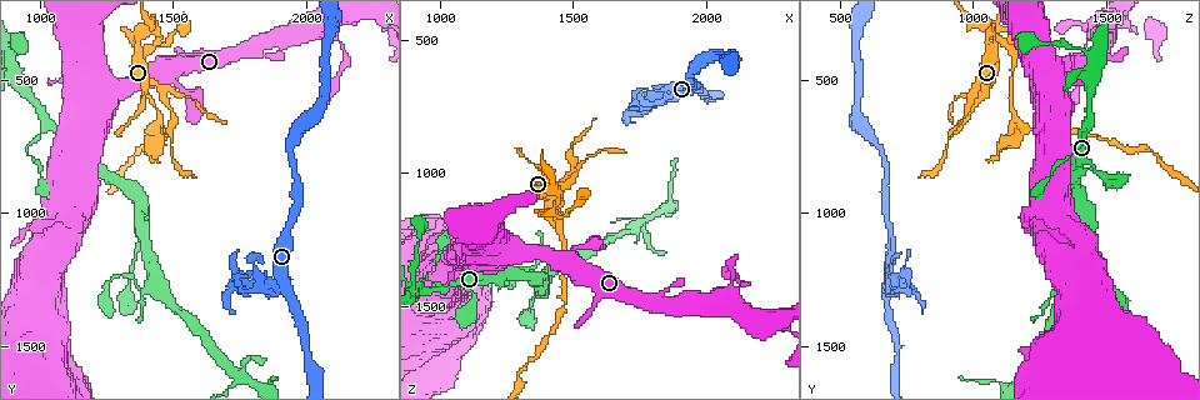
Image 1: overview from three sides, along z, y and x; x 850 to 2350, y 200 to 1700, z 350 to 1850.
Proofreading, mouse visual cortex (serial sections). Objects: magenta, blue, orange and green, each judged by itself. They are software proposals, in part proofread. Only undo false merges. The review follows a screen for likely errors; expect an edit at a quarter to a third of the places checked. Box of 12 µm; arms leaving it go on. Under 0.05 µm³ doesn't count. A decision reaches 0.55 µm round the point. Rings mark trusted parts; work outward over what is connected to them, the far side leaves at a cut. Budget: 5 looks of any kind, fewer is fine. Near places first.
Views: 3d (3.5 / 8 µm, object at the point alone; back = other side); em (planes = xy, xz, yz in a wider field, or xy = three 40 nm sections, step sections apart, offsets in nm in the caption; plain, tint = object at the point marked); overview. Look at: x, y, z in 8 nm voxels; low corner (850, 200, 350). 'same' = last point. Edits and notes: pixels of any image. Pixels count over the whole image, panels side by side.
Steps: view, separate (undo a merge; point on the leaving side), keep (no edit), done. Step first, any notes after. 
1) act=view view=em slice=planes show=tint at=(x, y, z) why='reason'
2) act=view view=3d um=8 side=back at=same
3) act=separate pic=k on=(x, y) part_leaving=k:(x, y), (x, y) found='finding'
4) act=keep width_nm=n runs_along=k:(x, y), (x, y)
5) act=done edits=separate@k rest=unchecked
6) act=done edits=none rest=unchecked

act=view view=3d um=3.5 at=(1410, 380, 1130) why='side arm on a straight run'

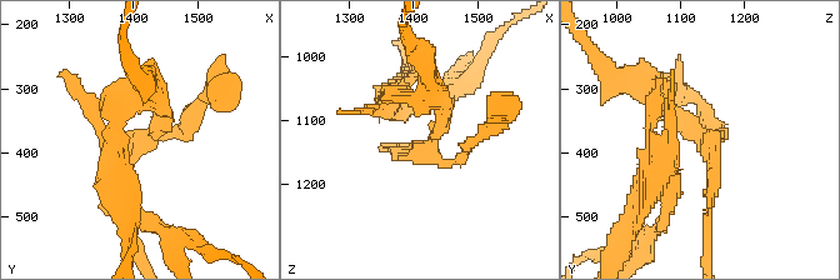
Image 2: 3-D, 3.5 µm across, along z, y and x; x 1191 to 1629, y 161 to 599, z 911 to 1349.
act=view view=em slice=xy step=2 show=tint at=(1420, 375, 1135) arms=3 arm_widths_nm=200,200,250 why='now the EM'

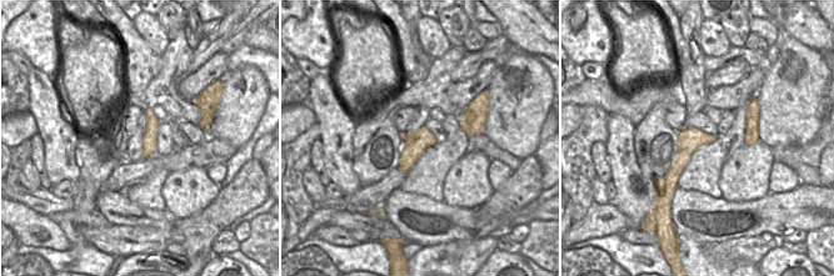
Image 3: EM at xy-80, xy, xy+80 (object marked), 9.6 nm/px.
act=keep runs_along=2:(656, 95), (708, 138), (710, 206) found='one cell here'

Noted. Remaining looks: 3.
act=view view=3d um=3.5 side=back at=(1760, 1610, 1170) why='arms part here'

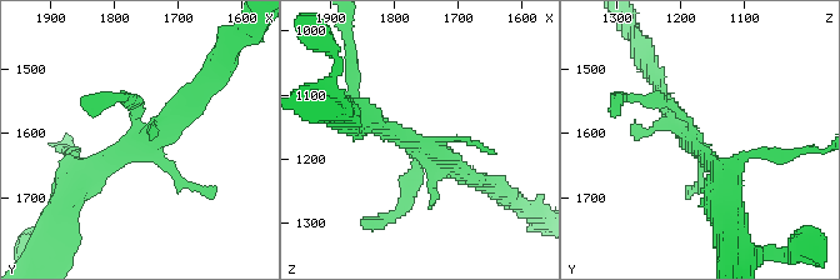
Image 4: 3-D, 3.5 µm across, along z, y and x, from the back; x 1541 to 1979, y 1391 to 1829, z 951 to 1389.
act=view view=em slice=xy step=1 show=tint at=(1750, 1615, 1185)

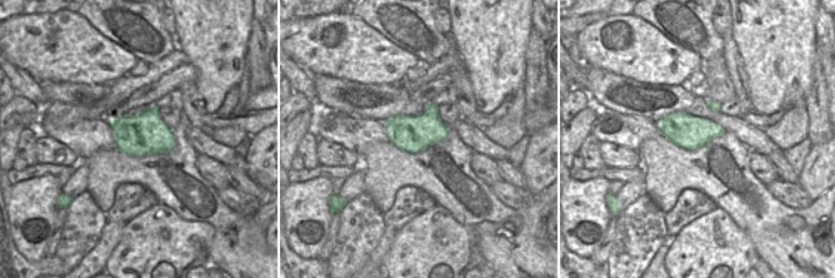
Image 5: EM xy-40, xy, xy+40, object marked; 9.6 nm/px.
act=keep found='continuous, no second cell'

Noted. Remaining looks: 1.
act=done edits=none rest=unchecked

